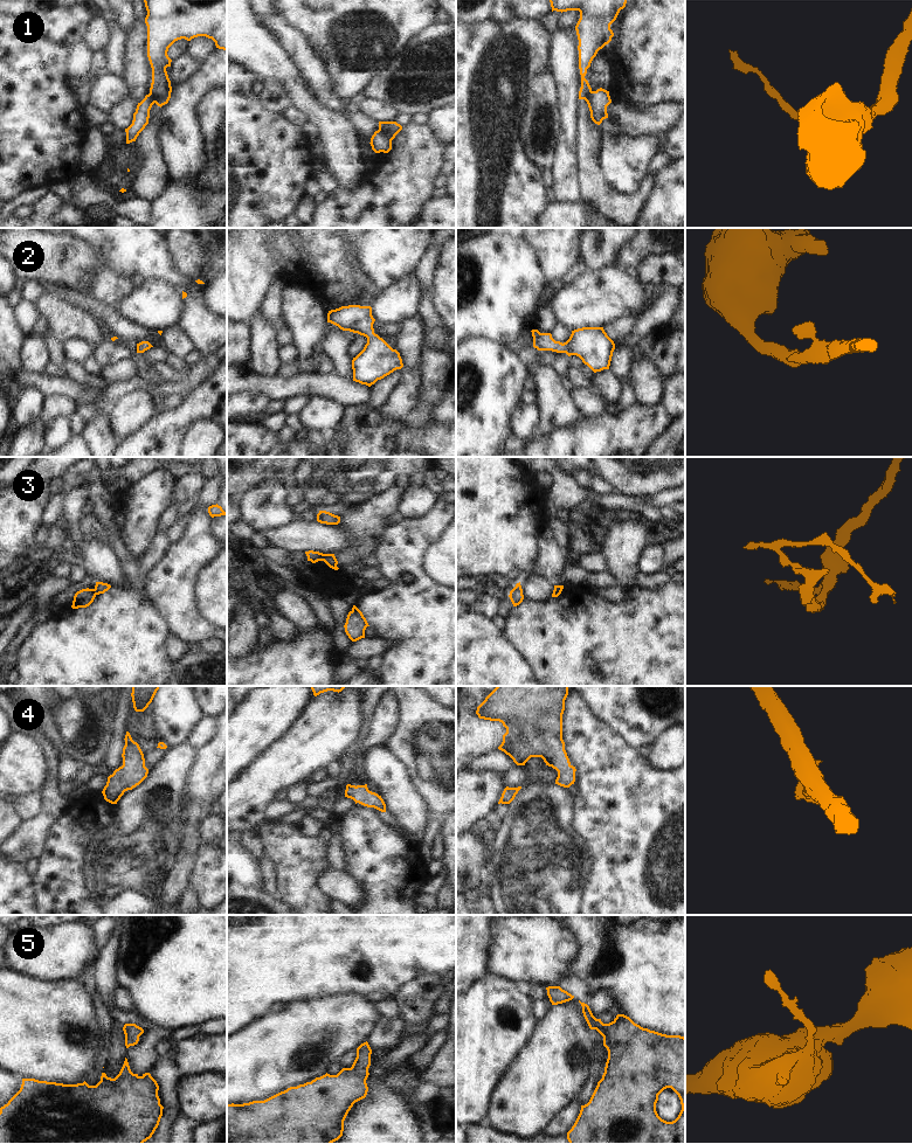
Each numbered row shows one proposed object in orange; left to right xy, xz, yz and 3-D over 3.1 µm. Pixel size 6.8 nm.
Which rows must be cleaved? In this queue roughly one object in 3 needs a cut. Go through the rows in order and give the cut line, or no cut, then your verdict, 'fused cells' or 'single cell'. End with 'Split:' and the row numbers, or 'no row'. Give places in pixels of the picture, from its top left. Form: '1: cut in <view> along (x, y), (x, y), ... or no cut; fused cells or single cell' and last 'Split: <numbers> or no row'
1: cut in xz along (378, 130), (391, 140); fused cells
2: no cut; single cell
3: cut in xz along (324, 554), (322, 560); fused cells
4: no cut; single cell
5: no cut; single cell
Split: 1, 3

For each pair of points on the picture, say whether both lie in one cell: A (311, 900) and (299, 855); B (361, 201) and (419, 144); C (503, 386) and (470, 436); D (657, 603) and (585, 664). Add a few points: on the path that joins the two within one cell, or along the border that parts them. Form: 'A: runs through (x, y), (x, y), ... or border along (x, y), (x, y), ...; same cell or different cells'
A: runs through (301, 889), (299, 866); same cell
B: runs through (378, 192), (409, 160); same cell
C: runs through (490, 399), (470, 418), (470, 423); same cell
D: runs through (640, 621), (602, 658); same cell

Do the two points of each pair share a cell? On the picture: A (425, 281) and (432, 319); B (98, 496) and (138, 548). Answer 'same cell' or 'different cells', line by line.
A: same cell
B: different cells

